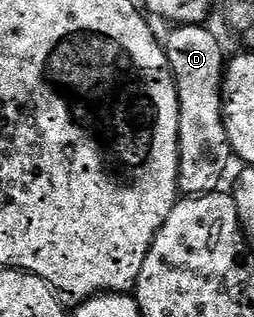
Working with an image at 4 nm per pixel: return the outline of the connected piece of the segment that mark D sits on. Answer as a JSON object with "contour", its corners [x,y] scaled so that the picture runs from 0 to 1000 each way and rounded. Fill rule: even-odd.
{"contour":[[[811,79],[689,82],[677,107],[650,120],[657,202],[673,237],[689,243],[705,319],[705,612],[720,618],[858,603],[874,590],[862,584],[878,574],[894,521],[917,511],[917,476],[878,388],[878,145],[862,136],[858,114],[815,91]]]}

